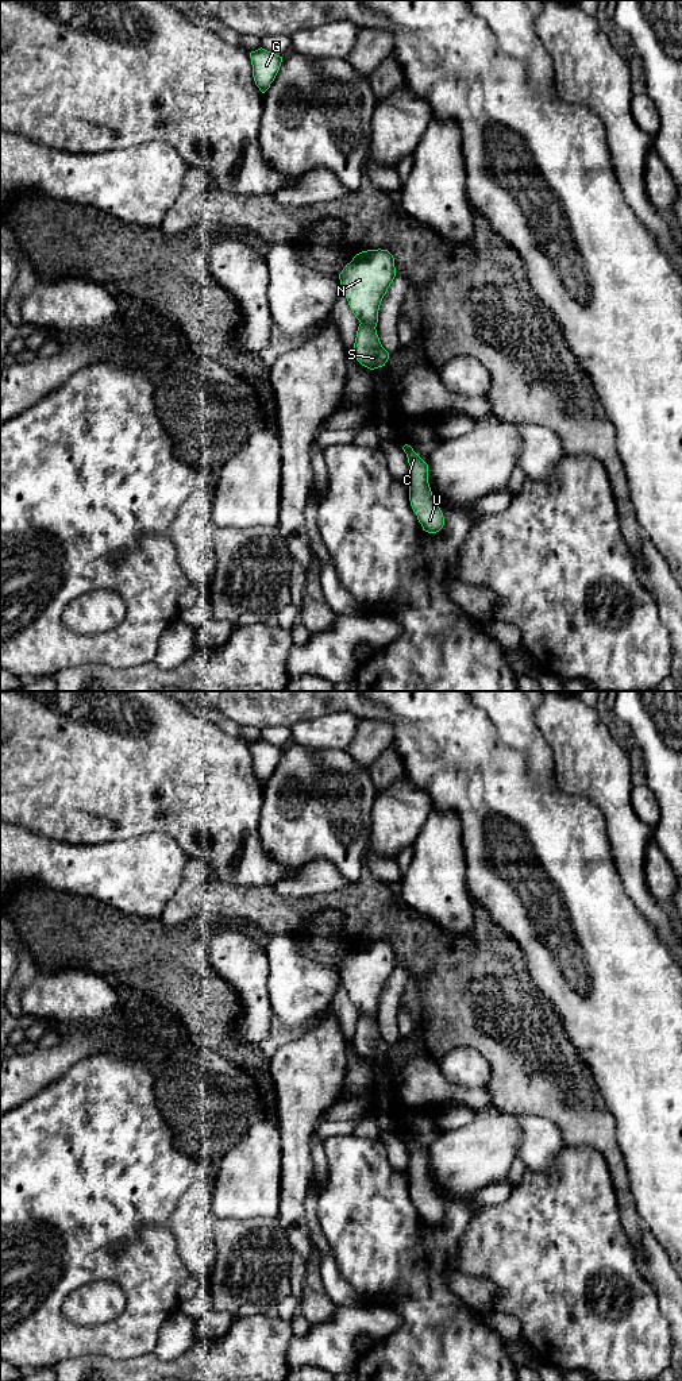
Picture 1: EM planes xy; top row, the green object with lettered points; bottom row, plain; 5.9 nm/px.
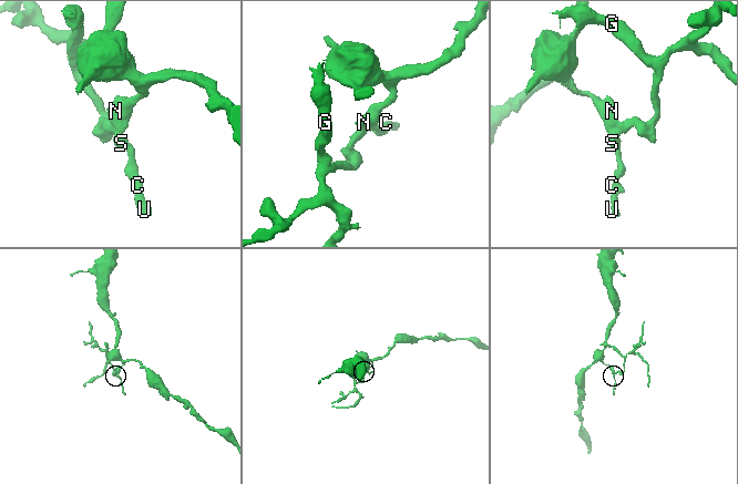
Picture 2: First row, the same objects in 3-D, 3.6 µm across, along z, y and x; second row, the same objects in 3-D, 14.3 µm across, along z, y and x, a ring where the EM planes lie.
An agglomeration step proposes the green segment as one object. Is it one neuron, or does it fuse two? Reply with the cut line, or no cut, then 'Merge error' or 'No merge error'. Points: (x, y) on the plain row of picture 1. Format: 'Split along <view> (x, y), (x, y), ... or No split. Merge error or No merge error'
Split along xy (361, 1013), (374, 1019). Merge error

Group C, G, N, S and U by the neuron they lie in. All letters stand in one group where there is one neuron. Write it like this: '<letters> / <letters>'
C G S U / N

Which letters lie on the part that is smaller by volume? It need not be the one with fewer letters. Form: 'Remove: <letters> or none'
Remove: C, G, S, U

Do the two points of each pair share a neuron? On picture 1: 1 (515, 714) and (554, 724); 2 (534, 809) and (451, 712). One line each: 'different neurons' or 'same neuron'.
1: different neurons
2: same neuron

